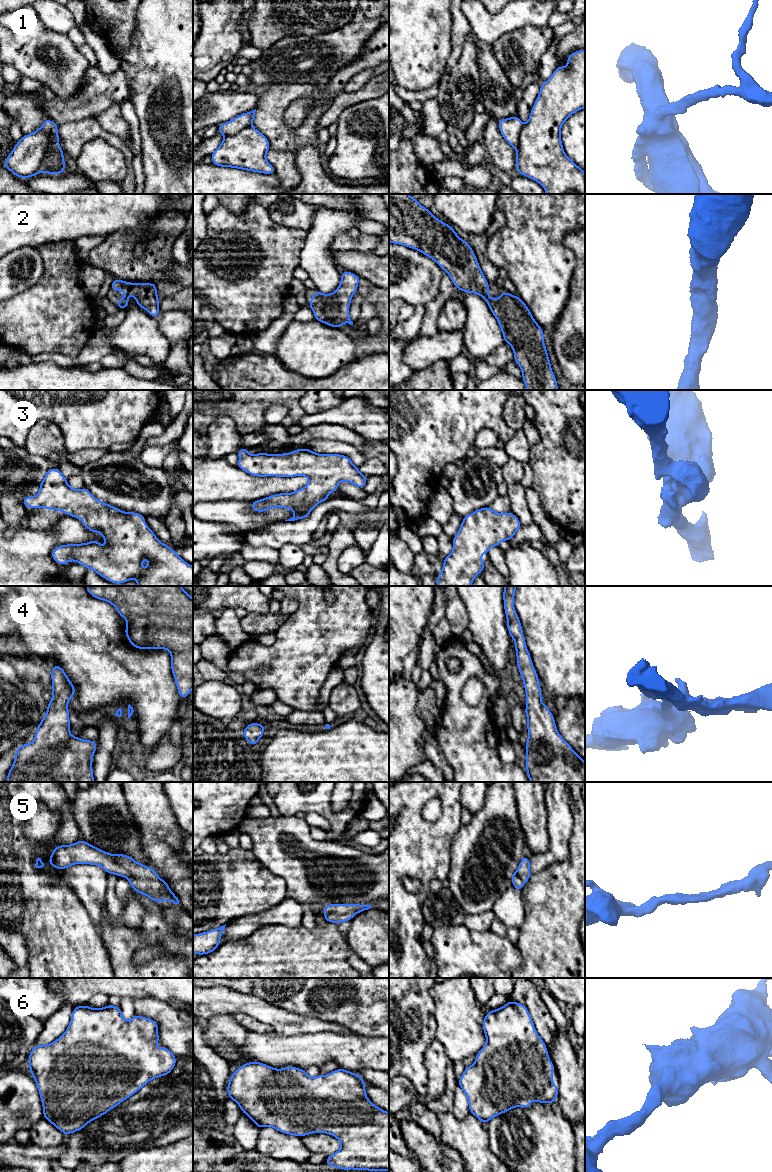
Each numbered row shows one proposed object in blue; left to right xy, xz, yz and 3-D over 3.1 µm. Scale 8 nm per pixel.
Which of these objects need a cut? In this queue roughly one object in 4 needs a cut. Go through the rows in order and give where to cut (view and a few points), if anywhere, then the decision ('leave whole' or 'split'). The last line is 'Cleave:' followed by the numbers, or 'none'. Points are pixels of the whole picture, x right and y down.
1: cut in xy along (56, 132), (48, 135), (48, 146), (40, 171); split
2: no cut; leave whole
3: no cut; leave whole
4: no cut; leave whole
5: no cut; leave whole
6: no cut; leave whole
Cleave: 1

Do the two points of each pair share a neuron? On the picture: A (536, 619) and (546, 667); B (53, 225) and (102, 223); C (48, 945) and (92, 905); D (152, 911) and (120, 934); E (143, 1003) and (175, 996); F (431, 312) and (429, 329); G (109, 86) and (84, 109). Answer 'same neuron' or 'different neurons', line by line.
A: same neuron
B: same neuron
C: different neurons
D: same neuron
E: different neurons
F: same neuron
G: same neuron

